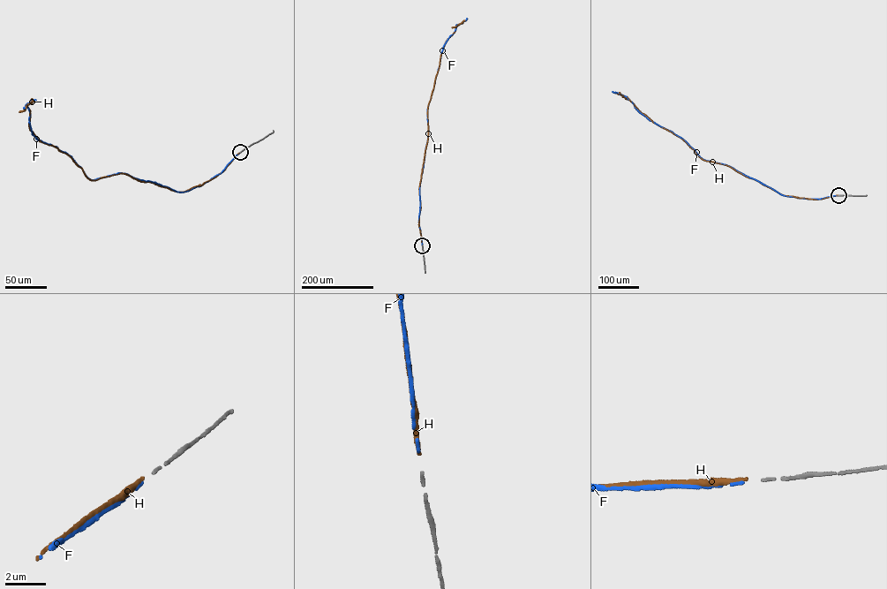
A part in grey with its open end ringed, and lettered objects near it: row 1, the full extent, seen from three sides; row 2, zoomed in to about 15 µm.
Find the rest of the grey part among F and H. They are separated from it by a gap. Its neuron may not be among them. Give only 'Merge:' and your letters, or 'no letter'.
Merge: F

